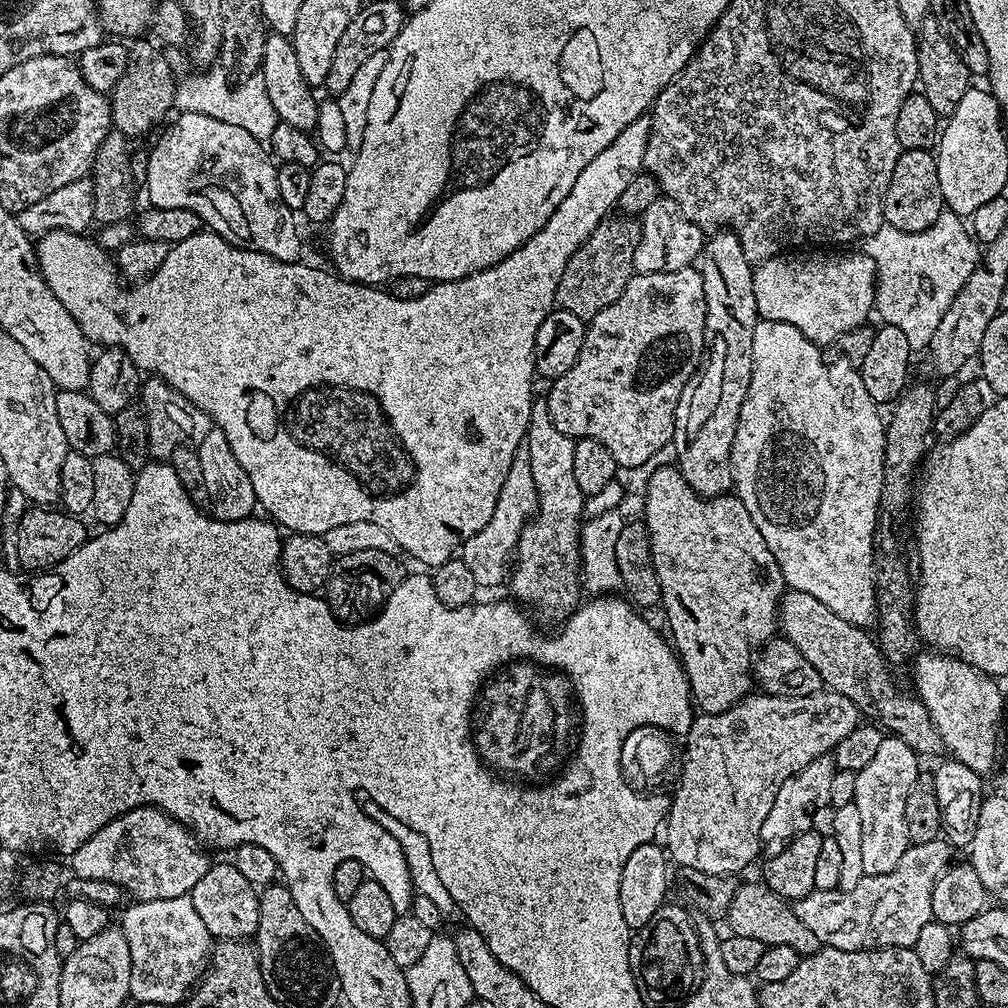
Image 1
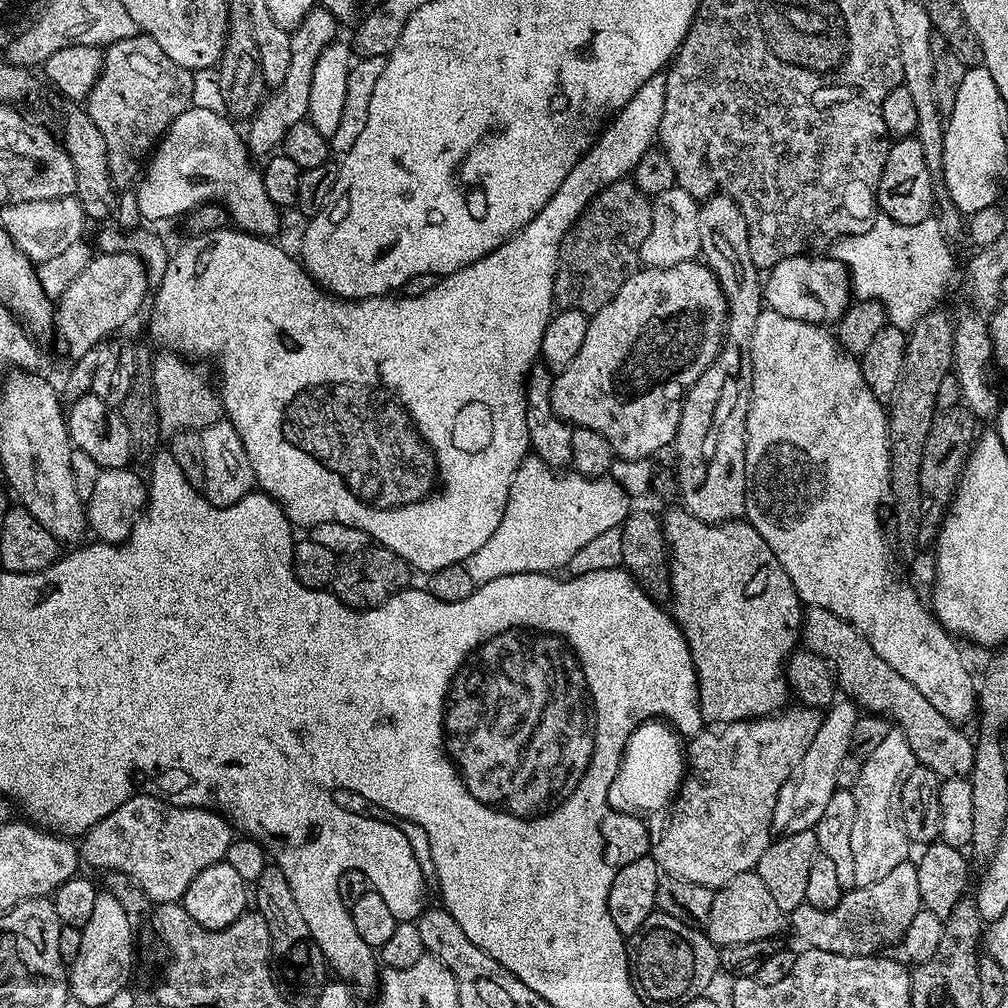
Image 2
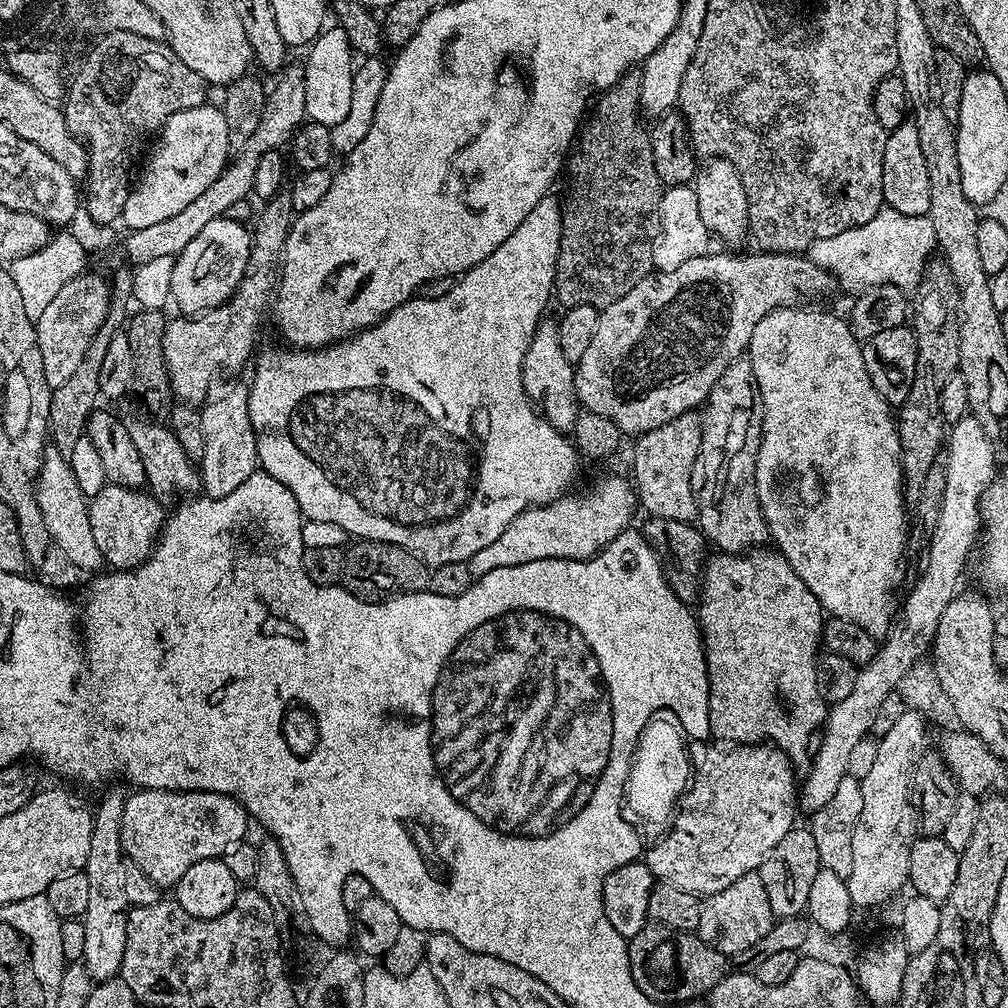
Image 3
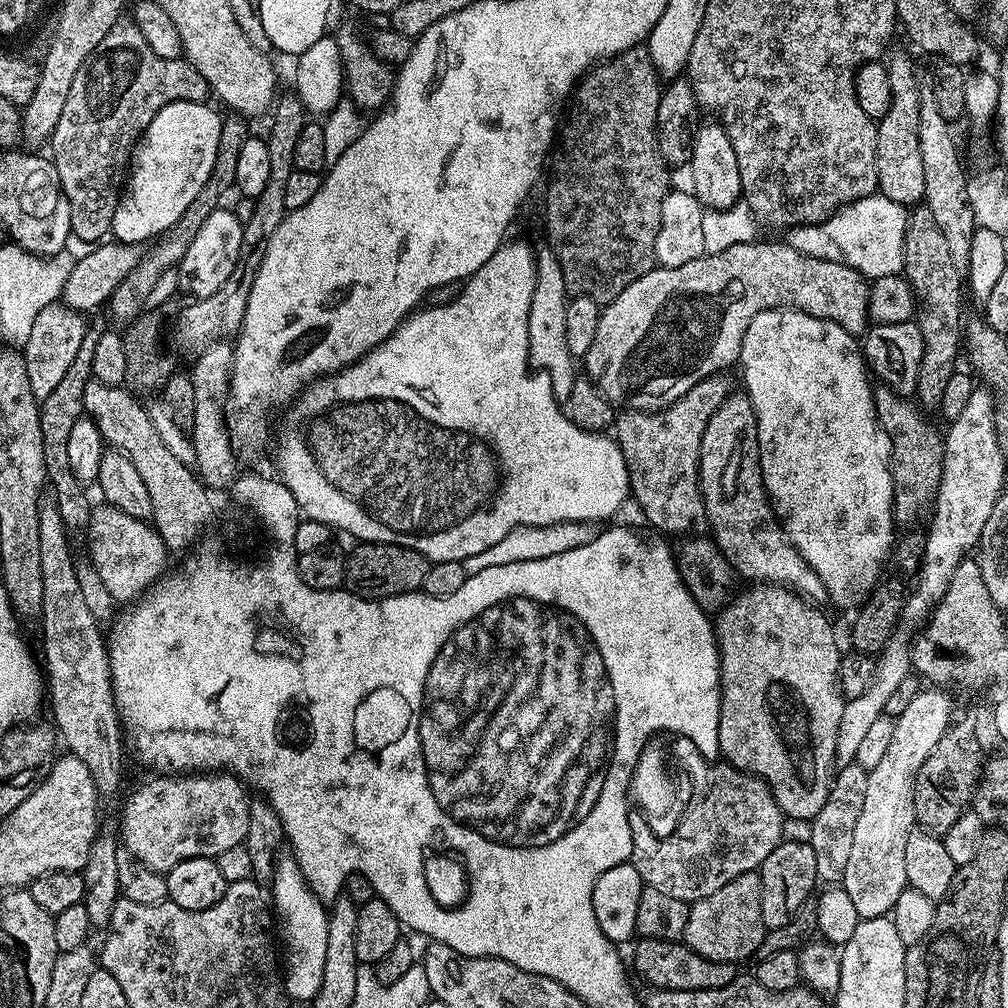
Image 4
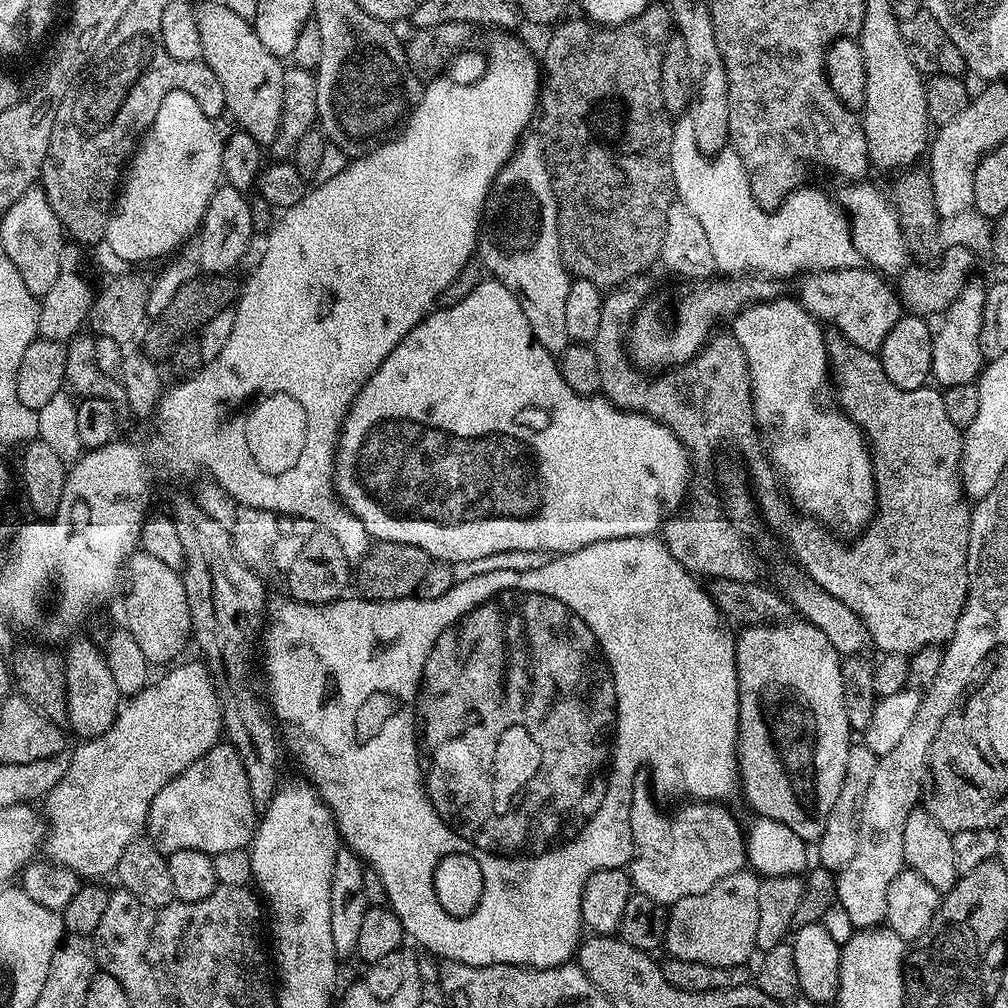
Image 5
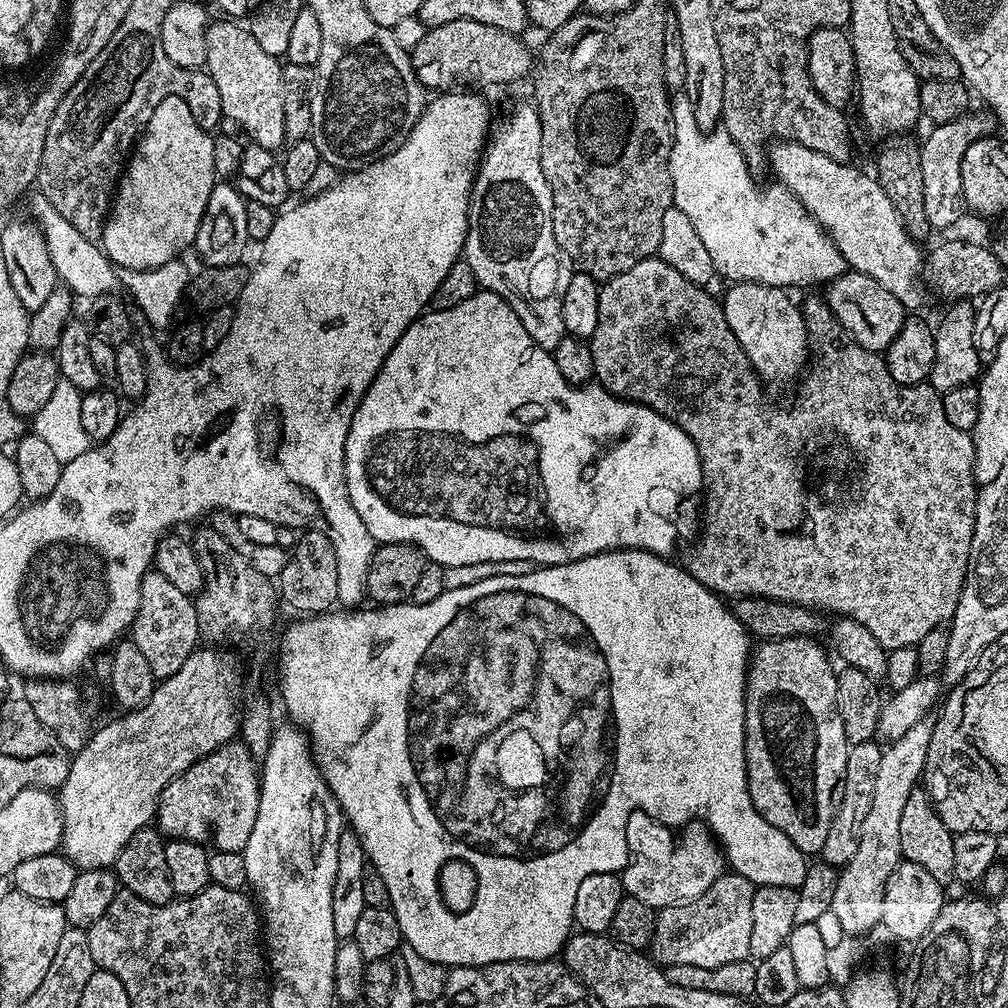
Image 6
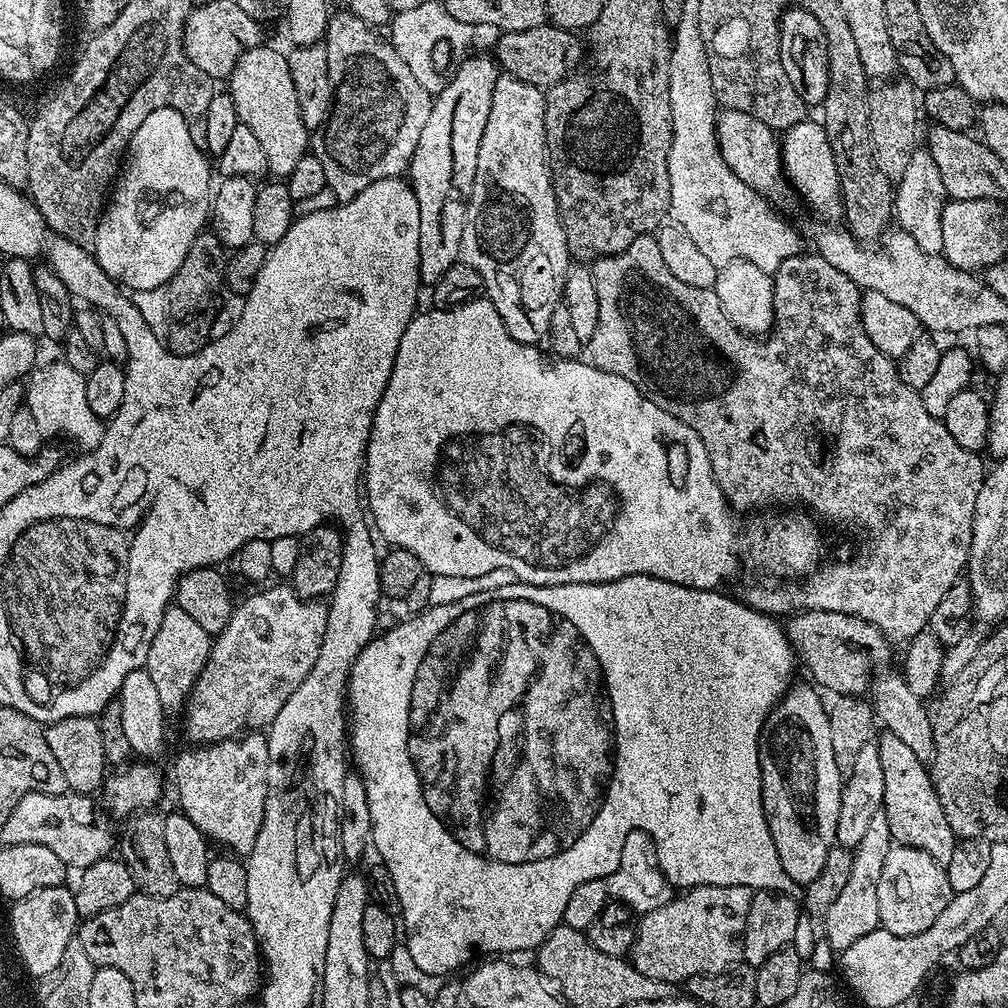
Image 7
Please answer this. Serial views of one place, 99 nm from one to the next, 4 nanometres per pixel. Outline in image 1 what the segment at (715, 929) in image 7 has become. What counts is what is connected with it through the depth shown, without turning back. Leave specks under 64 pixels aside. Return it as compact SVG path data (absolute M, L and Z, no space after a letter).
M763 882L741 883L737 887L728 907L726 923L727 931L733 936L755 938L765 946L790 946L790 950L794 950L802 958L814 954L821 948L818 938L814 938L814 933L806 930L806 926L802 926L802 921L798 919L798 914L794 914L792 904L770 891Z

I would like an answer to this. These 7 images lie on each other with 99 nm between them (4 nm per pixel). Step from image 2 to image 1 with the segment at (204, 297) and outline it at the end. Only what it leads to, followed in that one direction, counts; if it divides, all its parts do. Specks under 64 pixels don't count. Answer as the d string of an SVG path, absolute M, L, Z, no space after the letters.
M645 114L630 122L630 126L626 126L626 130L622 130L622 134L618 134L618 138L614 138L614 142L606 146L602 154L581 167L580 179L574 182L570 194L562 198L562 206L550 214L546 226L542 226L534 238L502 258L502 262L466 278L433 283L428 292L422 294L422 298L413 300L394 298L391 292L380 286L344 280L327 267L311 268L305 262L282 262L270 254L256 252L251 247L239 248L211 230L195 232L190 238L171 245L166 260L148 279L130 286L134 288L123 288L120 285L122 276L109 249L95 239L87 240L87 235L78 232L59 228L39 237L34 244L34 264L46 286L50 286L54 298L66 306L70 318L78 322L82 334L93 345L124 349L141 373L162 377L171 388L178 390L180 397L191 407L202 410L212 419L215 427L224 431L226 442L230 442L230 450L234 450L234 458L238 458L242 470L246 470L250 478L250 486L254 486L257 505L261 509L265 508L269 512L265 513L281 529L289 533L323 536L334 526L348 522L375 522L377 526L382 526L382 530L386 530L386 534L390 534L390 538L394 538L401 553L409 552L418 563L428 564L427 567L433 569L453 559L463 544L478 534L486 522L490 522L490 514L494 514L498 490L502 490L502 482L506 482L510 462L514 462L514 454L525 443L528 434L527 413L532 409L534 399L534 338L538 338L538 326L542 326L544 319L554 311L558 281L574 250L578 250L578 246L582 246L590 234L594 234L597 223L619 205L626 186L643 169L646 142L651 133L651 115Z

